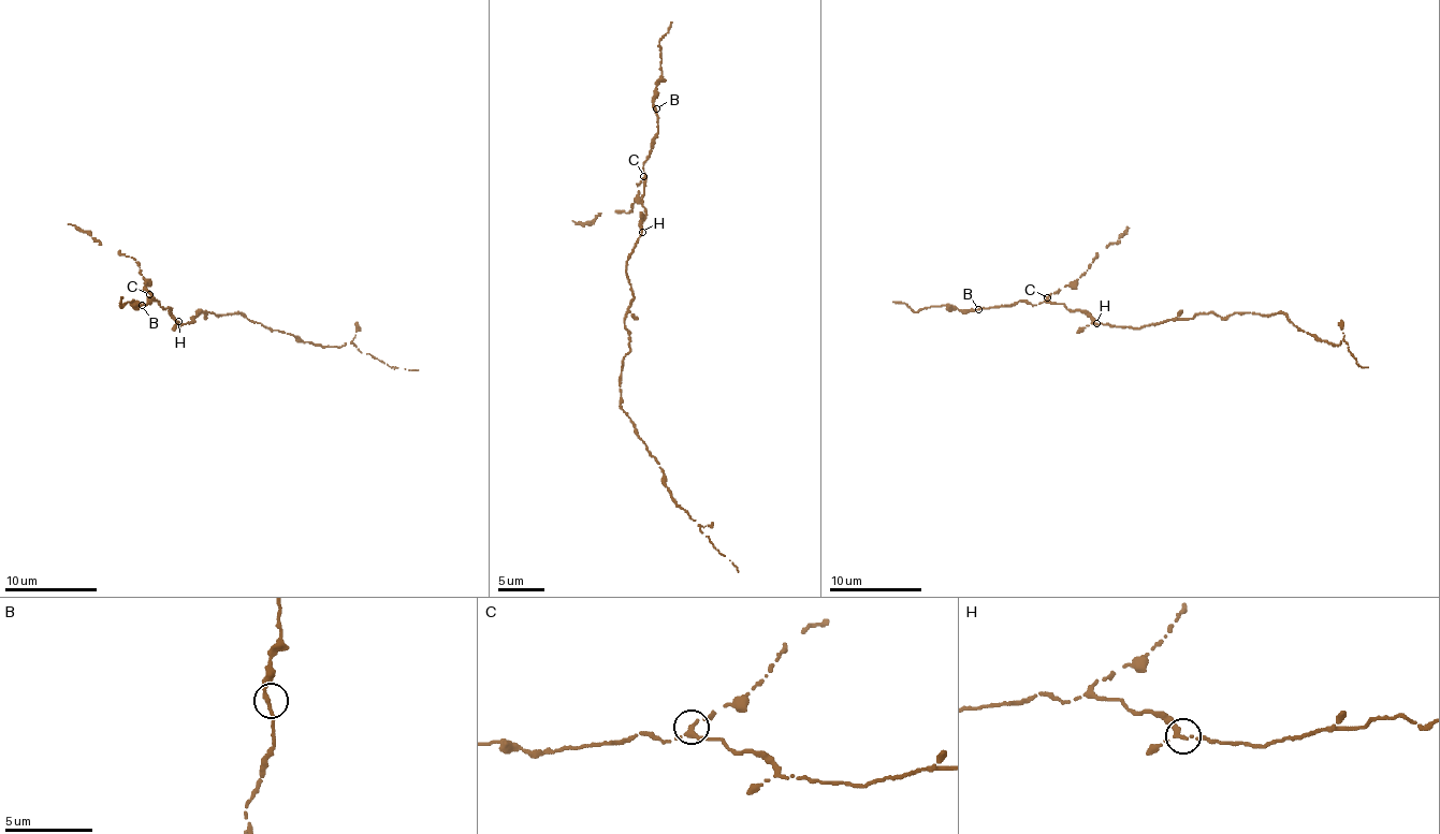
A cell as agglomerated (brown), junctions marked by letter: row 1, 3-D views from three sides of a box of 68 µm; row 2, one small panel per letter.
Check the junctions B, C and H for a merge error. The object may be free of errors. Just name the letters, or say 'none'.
none

